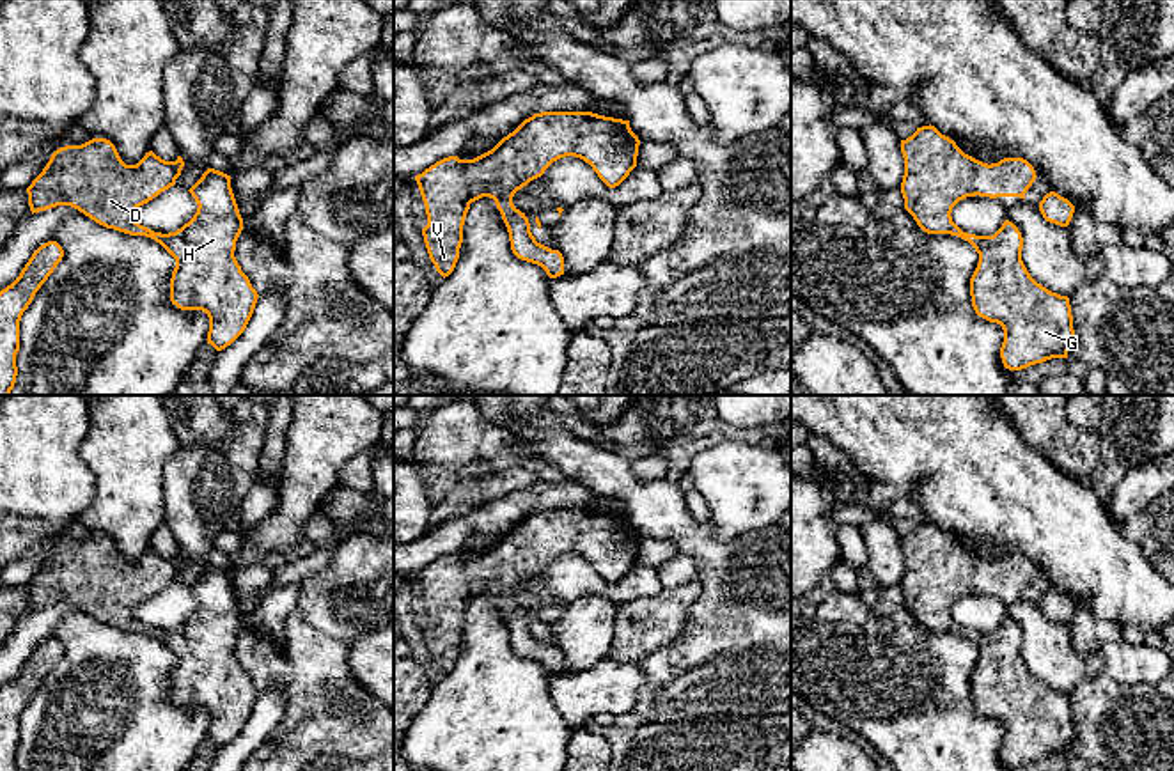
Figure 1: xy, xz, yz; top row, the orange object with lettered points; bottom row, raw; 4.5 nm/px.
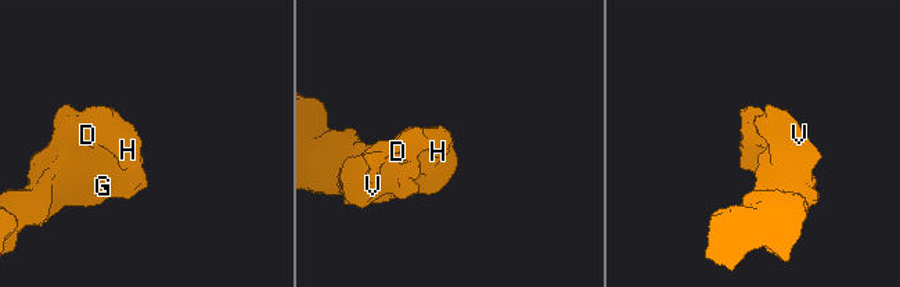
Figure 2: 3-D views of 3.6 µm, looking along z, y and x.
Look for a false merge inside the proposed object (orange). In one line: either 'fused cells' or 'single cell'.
single cell

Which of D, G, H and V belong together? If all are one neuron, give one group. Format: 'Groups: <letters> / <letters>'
Groups: D G H V

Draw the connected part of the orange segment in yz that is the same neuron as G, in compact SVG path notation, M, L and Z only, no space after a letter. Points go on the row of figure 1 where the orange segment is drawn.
M922 126L901 140L904 175L901 193L904 209L927 234L951 234L968 241L979 253L977 268L970 278L970 296L975 314L1004 330L1000 358L1006 369L1021 370L1052 358L1068 358L1075 339L1073 315L1068 296L1048 291L1037 284L1021 261L1023 238L1018 227L1006 220L993 236L963 232L952 222L952 207L967 197L1020 197L1036 181L1034 167L1023 158L1004 158L998 163L982 163L965 154L954 140L935 126Z

